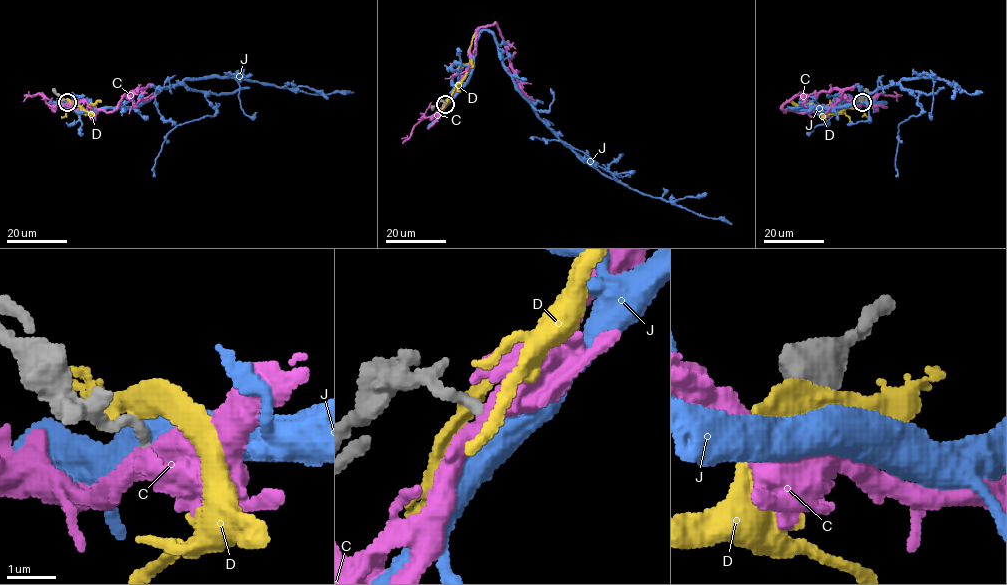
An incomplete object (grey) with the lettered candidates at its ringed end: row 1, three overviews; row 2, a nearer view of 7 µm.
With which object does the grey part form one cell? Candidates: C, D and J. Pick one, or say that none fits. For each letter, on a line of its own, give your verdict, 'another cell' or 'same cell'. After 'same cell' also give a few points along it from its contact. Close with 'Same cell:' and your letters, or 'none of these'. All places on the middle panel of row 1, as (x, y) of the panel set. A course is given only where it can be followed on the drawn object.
C: another cell
D: another cell
J: same cell; course (446, 103), (470, 75), (476, 36), (488, 30), (516, 89), (565, 145), (622, 183), (732, 224)
Same cell: J

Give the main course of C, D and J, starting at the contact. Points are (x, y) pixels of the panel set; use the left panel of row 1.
C: (67, 102), (82, 98), (96, 112), (111, 112), (125, 95), (138, 89), (142, 97), (130, 108), (130, 113)
D: (66, 101), (83, 113), (91, 113), (91, 104), (101, 101)
J: (67, 102), (84, 100), (95, 110), (137, 107), (184, 80), (213, 77), (240, 77), (316, 94), (353, 92)

